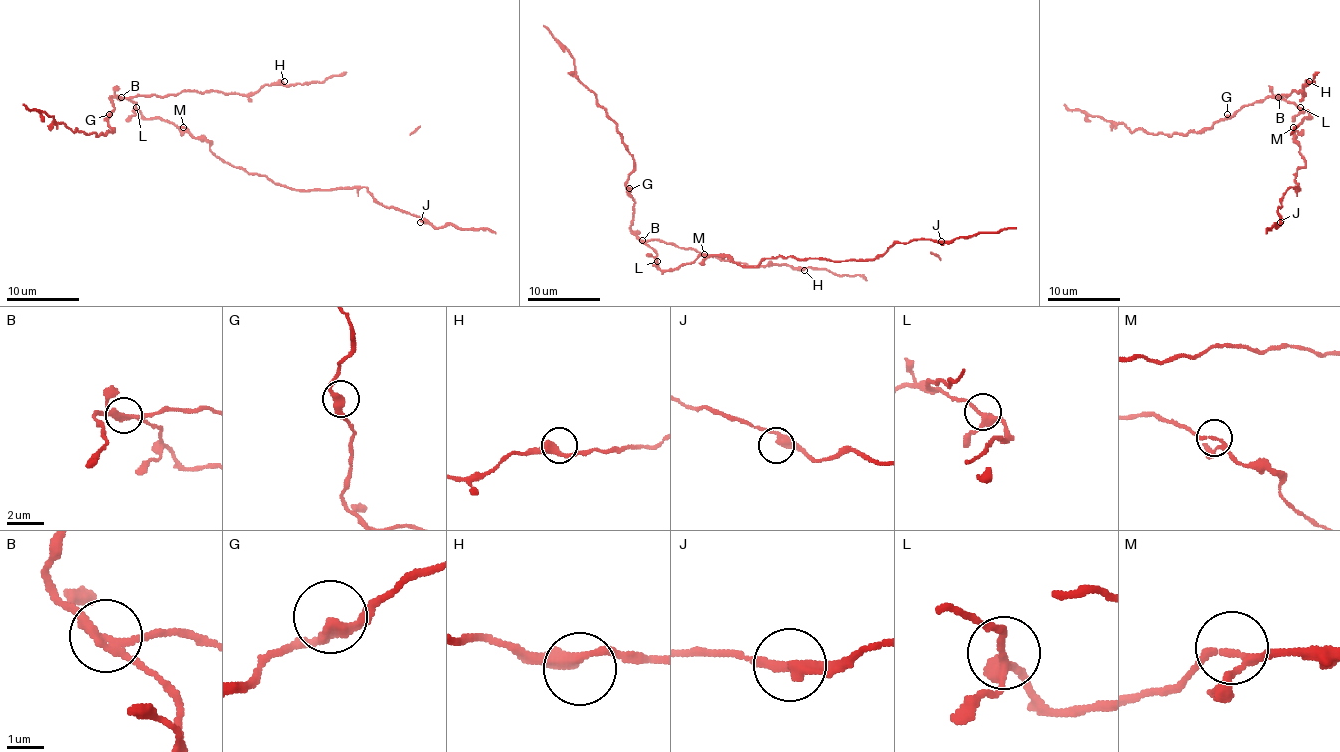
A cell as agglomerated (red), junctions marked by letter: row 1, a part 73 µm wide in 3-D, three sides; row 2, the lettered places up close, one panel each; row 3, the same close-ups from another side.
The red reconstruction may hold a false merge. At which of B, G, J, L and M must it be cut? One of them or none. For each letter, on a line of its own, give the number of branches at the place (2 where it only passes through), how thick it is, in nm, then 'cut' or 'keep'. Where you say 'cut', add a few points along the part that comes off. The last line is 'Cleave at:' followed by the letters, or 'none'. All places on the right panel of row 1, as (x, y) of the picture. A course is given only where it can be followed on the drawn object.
B: branches 3; calibre 240 nm; cut
G: branches 2; calibre 320 nm; keep
J: branches 2; calibre 320 nm; keep
L: branches 3; calibre 280 nm; keep
M: branches 3; calibre 170 nm; keep
Cleave at: B

